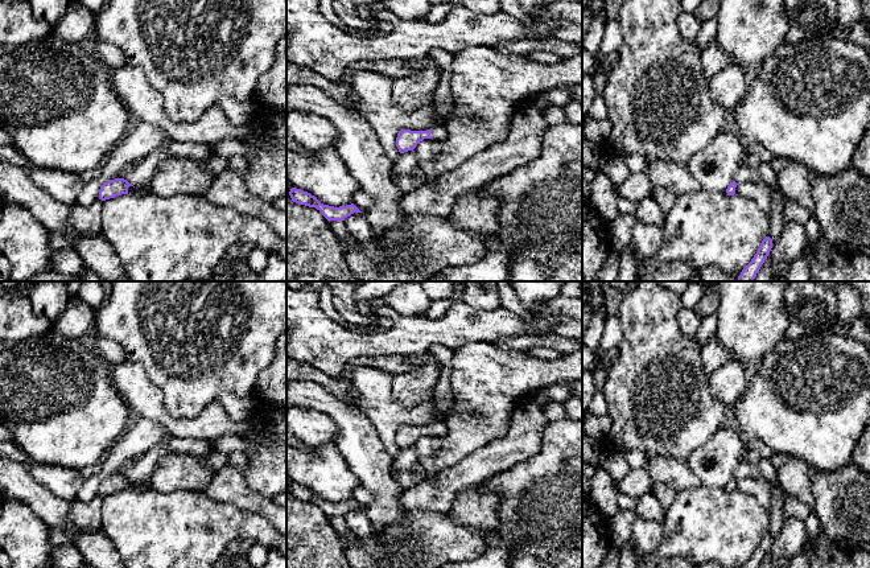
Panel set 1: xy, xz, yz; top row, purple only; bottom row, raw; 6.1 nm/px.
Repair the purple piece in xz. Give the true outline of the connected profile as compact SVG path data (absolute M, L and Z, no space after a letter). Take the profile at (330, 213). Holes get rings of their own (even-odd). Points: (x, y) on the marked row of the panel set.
M292 188L289 192L289 195L293 202L298 205L305 205L309 207L316 207L322 213L322 215L330 222L330 221L345 221L347 217L350 217L354 213L362 213L354 203L346 205L346 206L329 206L321 203L314 195L312 195L308 192L304 192L301 189Z

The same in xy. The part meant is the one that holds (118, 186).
M115 178L104 182L99 190L99 199L106 201L116 195L128 194L128 188L133 186L124 178Z

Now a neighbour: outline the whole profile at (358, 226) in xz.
M354 213L345 218L346 226L351 236L359 242L366 242L372 238L370 222L363 217L362 213Z

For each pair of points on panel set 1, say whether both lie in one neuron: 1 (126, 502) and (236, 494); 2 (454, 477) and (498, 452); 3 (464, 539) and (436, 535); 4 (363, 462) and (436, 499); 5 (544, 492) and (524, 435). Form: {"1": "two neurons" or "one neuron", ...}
{"1": "two neurons", "2": "one neuron", "3": "one neuron", "4": "two neurons", "5": "two neurons"}

